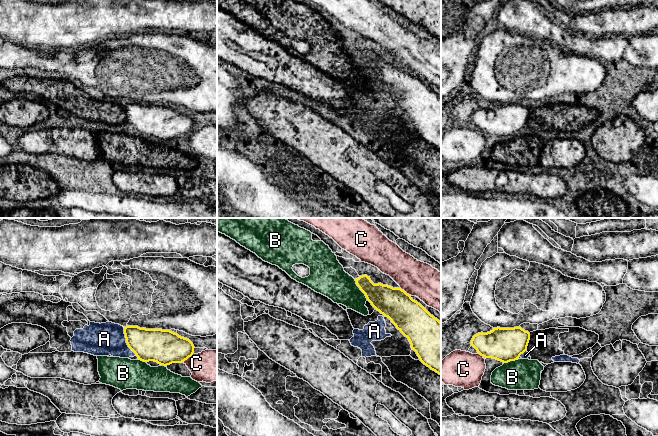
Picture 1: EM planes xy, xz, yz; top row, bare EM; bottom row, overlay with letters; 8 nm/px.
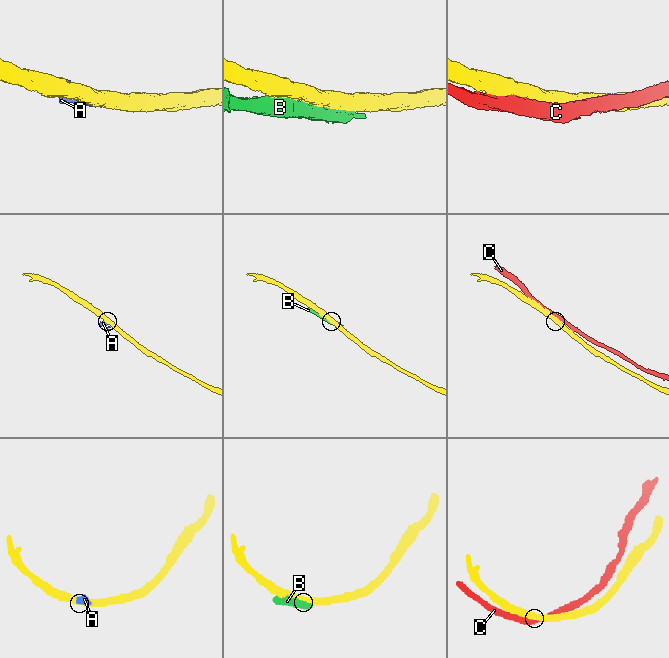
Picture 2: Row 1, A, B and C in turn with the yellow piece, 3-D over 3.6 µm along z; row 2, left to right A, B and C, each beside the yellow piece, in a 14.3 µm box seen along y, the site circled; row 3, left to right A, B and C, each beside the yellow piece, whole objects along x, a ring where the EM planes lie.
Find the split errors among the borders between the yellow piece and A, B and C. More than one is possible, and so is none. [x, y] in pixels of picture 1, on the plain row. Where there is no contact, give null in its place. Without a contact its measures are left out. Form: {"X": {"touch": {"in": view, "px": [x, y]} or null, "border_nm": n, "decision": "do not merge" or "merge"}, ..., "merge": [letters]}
{"A": {"touch": {"in": "xy", "px": [126, 117]}, "border_nm": 260, "decision": "do not merge"}, "B": {"touch": {"in": "xz", "px": [360, 65]}, "border_nm": 200, "decision": "do not merge"}, "C": {"touch": {"in": "xz", "px": [405, 68]}, "border_nm": 120, "decision": "do not merge"}, "merge": []}

